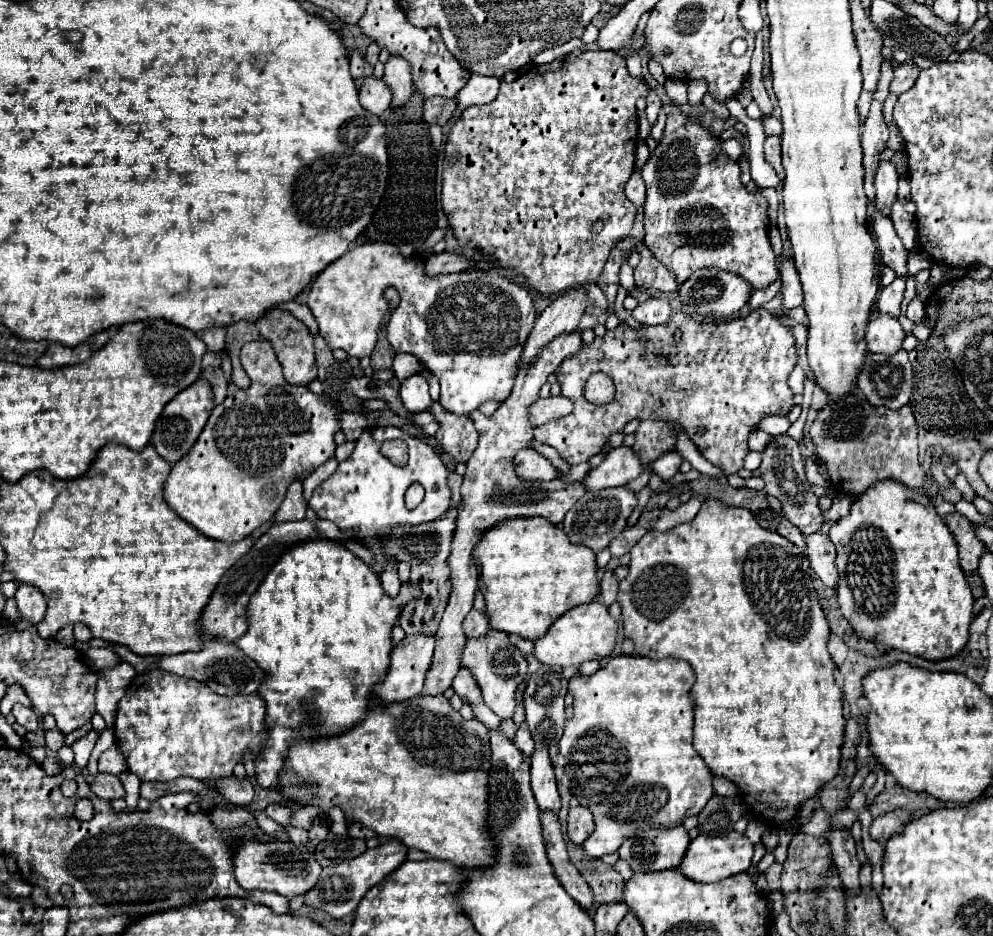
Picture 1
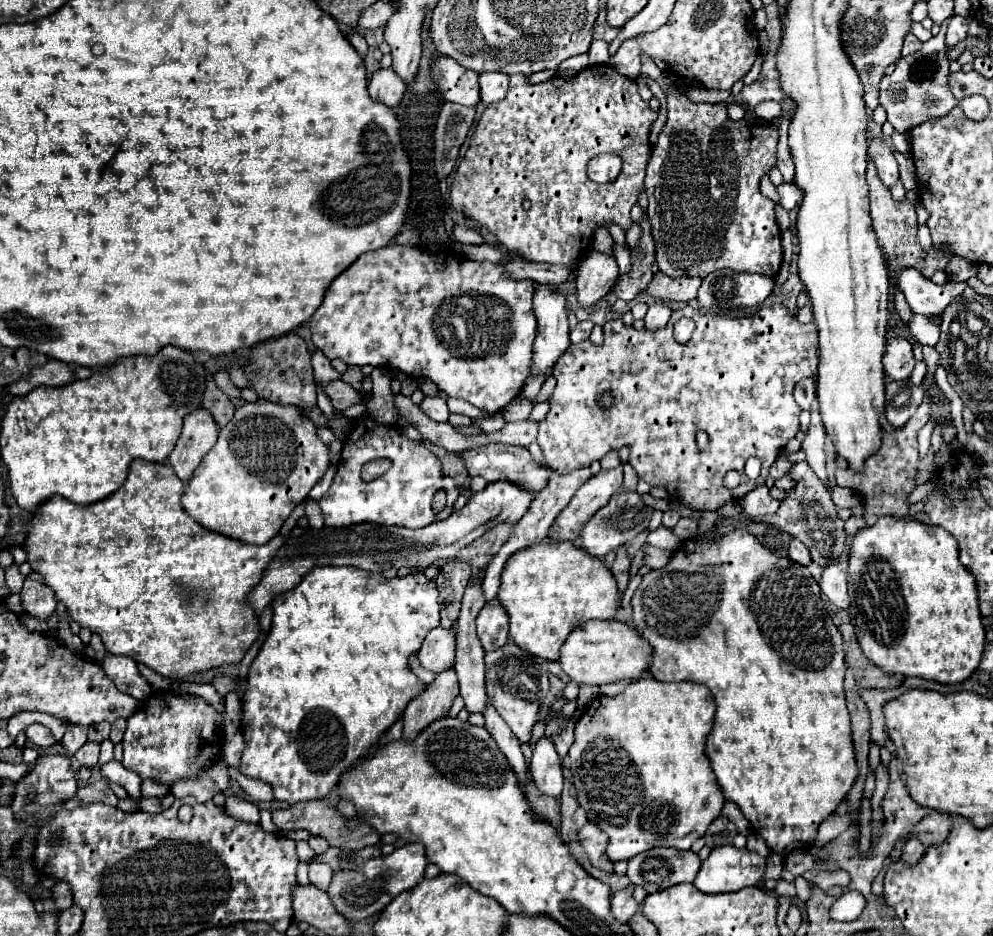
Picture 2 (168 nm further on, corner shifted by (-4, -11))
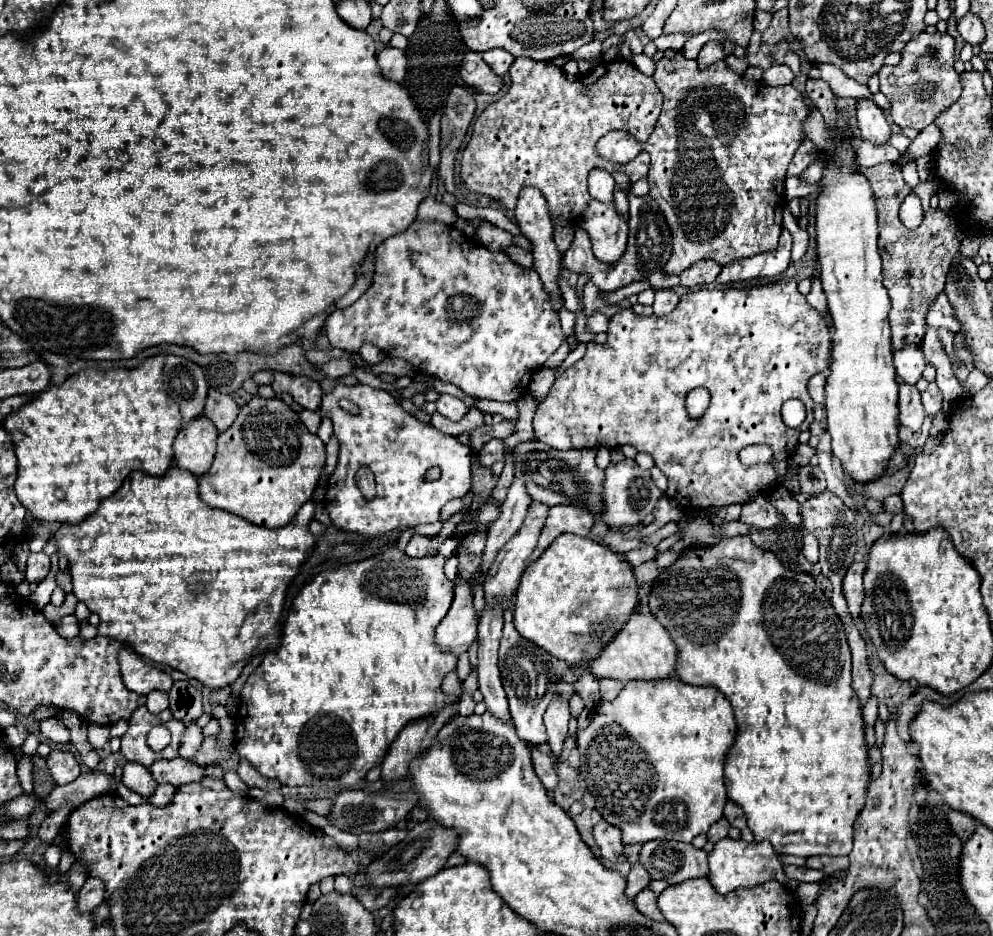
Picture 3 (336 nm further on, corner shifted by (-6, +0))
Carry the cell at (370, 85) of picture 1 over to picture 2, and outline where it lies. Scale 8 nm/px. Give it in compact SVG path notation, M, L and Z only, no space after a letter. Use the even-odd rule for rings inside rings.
M393 67L375 71L369 81L371 99L381 101L387 107L395 107L399 103L399 99L403 97L403 91L405 91L405 83L403 83L403 79L399 79L399 75L395 75Z

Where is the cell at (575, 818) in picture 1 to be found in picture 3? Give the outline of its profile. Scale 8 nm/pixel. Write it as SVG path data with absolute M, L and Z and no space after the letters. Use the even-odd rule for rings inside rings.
M601 820L593 828L593 836L595 836L595 842L599 846L599 852L601 852L601 858L603 860L625 862L623 844L621 844L621 832L615 826L611 826L605 820Z

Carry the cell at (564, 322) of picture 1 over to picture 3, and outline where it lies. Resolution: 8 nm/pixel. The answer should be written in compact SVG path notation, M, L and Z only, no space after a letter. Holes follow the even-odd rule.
M591 200L589 212L585 212L585 220L581 220L581 228L587 228L587 234L593 244L593 256L601 262L617 262L627 246L627 222L621 220L615 206L601 204L599 200Z

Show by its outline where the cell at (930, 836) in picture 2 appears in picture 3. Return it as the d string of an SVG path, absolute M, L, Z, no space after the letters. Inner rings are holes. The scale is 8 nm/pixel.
M945 810L945 820L949 820L949 826L953 828L953 834L959 840L967 840L967 836L973 834L975 820L971 816L957 812L957 810Z

